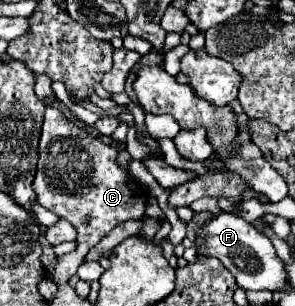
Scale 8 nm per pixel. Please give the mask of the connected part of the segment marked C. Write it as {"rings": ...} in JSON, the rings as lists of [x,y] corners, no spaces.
{"rings":[[[46,108],[40,136],[40,160],[34,178],[34,190],[38,202],[52,210],[56,216],[68,220],[76,228],[76,250],[60,256],[54,268],[54,280],[66,284],[84,256],[94,248],[112,228],[126,220],[140,220],[146,210],[146,192],[134,182],[134,178],[116,164],[116,148],[88,136],[68,122],[62,112]]]}

